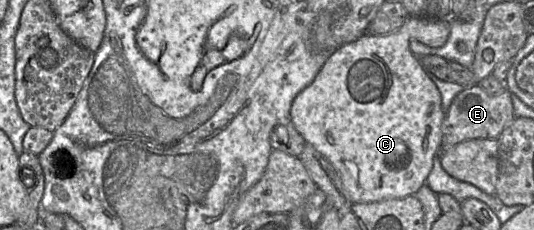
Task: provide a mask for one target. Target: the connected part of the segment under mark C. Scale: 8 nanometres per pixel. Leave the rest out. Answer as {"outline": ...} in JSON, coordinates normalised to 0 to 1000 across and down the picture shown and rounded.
{"outline":[[[766,74],[757,104],[740,139],[719,152],[697,152],[685,143],[670,174],[646,191],[629,213],[603,287],[586,357],[566,391],[549,435],[543,470],[543,526],[569,600],[573,622],[582,626],[601,665],[629,735],[639,778],[648,861],[661,887],[708,878],[725,865],[757,861],[777,848],[783,826],[798,800],[815,683],[822,683],[828,609],[828,535],[833,487],[828,474],[826,409],[815,361],[801,330],[796,296],[768,217],[768,174],[779,170],[803,204],[828,204],[839,174],[843,148],[841,78],[785,78]]]}

